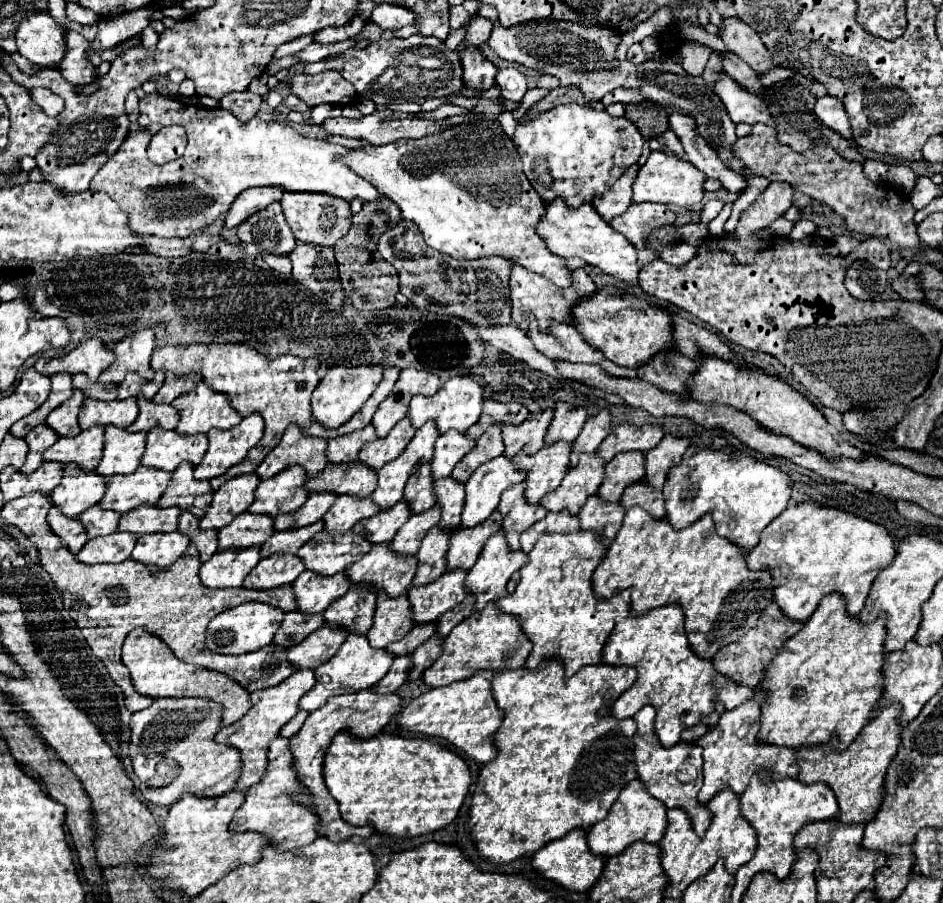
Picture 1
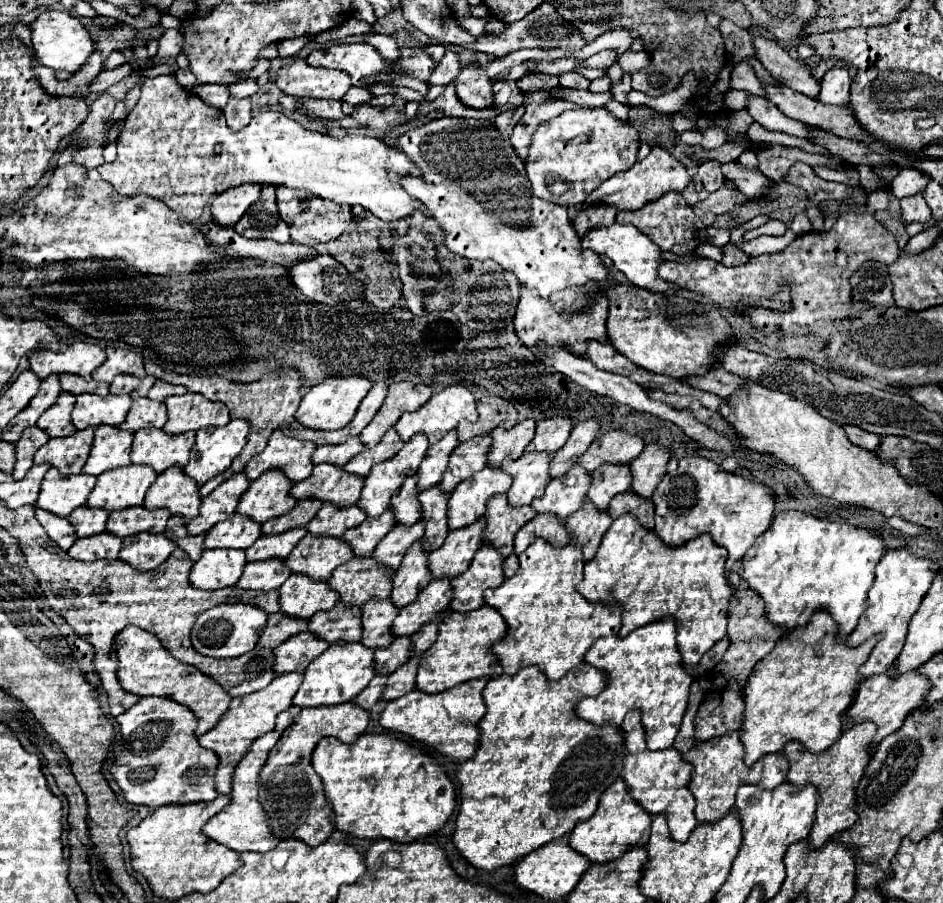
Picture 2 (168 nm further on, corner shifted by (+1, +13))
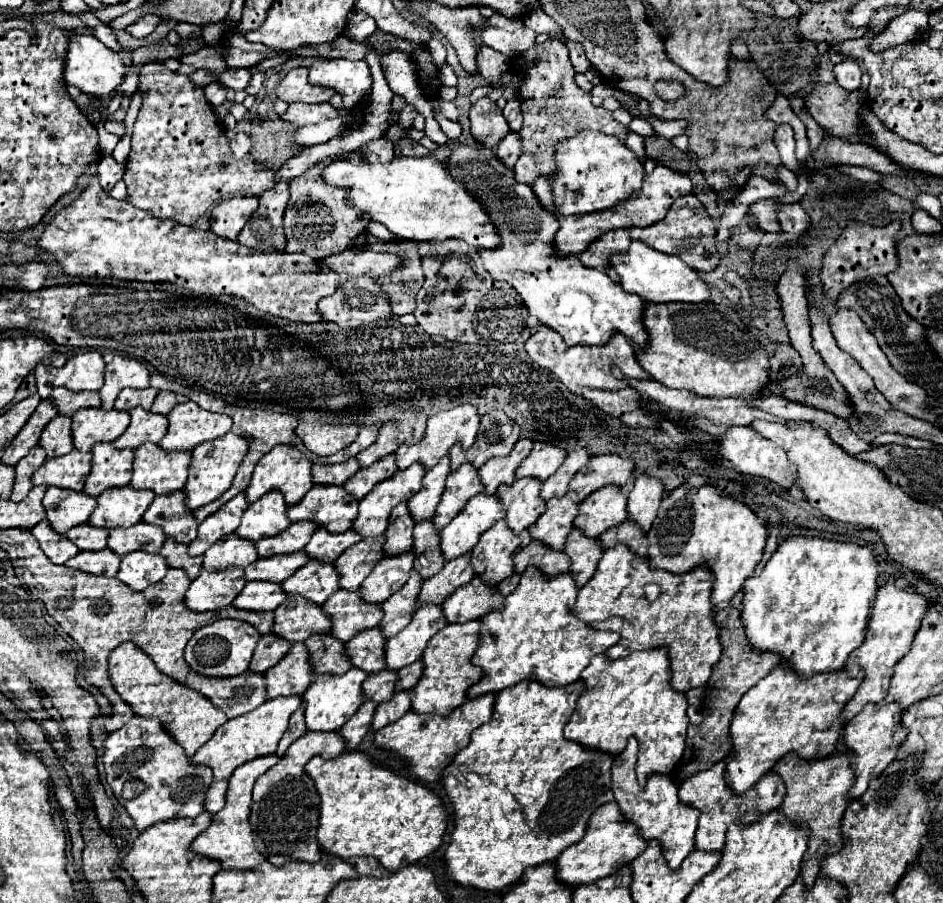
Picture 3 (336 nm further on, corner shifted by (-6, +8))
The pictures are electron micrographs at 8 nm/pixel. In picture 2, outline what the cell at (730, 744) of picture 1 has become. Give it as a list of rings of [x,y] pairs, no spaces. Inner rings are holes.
[[[731,732],[721,738],[711,738],[707,742],[697,744],[689,752],[683,754],[683,760],[693,766],[689,788],[697,800],[695,818],[701,824],[713,824],[715,820],[723,818],[735,804],[737,788],[743,784],[757,784],[765,790],[773,790],[775,786],[785,782],[787,774],[787,760],[781,754],[767,754],[757,764],[745,766],[743,762],[743,744],[739,740],[739,732]]]

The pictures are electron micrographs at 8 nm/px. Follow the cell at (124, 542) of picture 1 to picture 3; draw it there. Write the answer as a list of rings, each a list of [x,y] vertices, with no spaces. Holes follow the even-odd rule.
[[[100,549],[98,553],[86,553],[80,551],[76,557],[66,561],[68,567],[80,569],[86,573],[96,573],[96,575],[106,575],[106,577],[116,577],[120,557],[118,553],[110,553],[110,549]]]

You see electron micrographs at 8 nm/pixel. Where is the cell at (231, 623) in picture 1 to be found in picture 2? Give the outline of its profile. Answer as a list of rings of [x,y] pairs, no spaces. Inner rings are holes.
[[[219,604],[215,608],[209,608],[195,620],[191,630],[191,646],[203,656],[219,660],[243,656],[257,646],[259,632],[263,632],[265,620],[267,614],[259,612],[259,608],[251,608],[249,604]]]

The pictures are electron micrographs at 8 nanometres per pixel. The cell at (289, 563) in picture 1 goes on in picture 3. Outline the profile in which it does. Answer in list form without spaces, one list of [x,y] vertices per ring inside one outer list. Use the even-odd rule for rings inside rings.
[[[248,581],[232,605],[250,611],[274,611],[282,601],[286,601],[286,593],[282,593],[280,583]]]

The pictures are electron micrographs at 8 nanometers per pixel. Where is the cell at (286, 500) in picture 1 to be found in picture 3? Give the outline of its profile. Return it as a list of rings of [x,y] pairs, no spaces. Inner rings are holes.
[[[276,489],[248,505],[236,533],[238,537],[258,541],[284,531],[288,525],[290,519],[286,517],[286,501],[282,501],[282,493]]]

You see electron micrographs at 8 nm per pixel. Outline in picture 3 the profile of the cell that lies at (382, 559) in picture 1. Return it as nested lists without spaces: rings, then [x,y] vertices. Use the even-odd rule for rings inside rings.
[[[338,589],[334,595],[326,599],[322,605],[324,611],[332,617],[332,633],[340,641],[350,641],[362,629],[376,627],[382,621],[380,605],[368,605],[360,599],[360,591]]]

